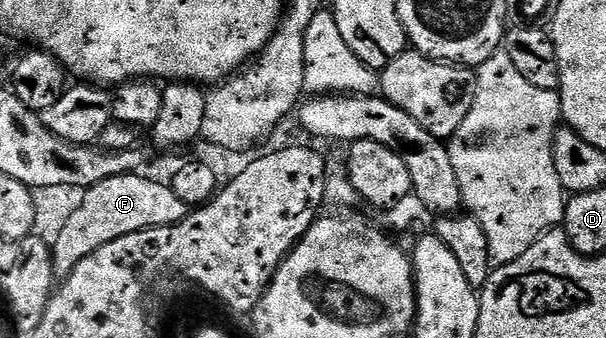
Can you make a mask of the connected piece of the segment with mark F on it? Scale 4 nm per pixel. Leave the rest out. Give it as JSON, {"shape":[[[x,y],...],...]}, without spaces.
{"shape":[[[142,173],[116,175],[87,189],[81,207],[60,223],[55,242],[51,244],[50,259],[56,279],[69,277],[83,258],[107,242],[145,229],[177,224],[188,215],[189,206],[176,197],[172,185],[144,176]]]}

